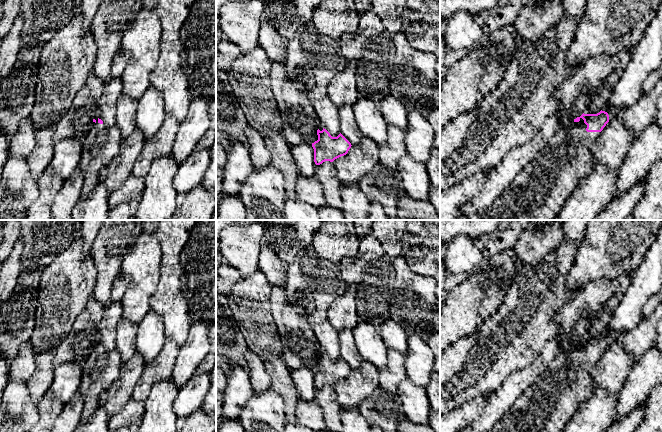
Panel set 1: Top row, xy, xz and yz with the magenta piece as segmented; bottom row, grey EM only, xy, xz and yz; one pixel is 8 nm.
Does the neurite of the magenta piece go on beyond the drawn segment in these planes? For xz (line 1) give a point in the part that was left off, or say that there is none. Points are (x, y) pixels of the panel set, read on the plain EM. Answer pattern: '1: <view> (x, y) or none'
1: xz (315, 362)

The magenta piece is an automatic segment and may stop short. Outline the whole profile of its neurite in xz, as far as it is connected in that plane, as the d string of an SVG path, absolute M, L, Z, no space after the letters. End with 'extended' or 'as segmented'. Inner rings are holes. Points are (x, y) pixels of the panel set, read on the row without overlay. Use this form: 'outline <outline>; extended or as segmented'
outline M321 349L310 366L314 373L316 389L320 389L325 385L333 386L335 383L346 379L352 370L341 357L337 361L332 361Z; extended

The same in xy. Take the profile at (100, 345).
outline M97 340L93 343L93 351L85 357L85 365L81 368L82 376L78 391L84 397L82 420L88 420L99 408L102 392L120 375L122 360L116 348L107 350Z; extended

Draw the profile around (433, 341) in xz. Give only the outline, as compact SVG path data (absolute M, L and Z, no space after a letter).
M440 333L430 335L425 342L434 355L434 371L440 373Z

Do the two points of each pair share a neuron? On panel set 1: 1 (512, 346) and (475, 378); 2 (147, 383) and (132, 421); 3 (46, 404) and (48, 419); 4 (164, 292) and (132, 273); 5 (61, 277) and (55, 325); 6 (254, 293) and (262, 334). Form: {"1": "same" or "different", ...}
{"1": "same", "2": "different", "3": "same", "4": "different", "5": "same", "6": "same"}

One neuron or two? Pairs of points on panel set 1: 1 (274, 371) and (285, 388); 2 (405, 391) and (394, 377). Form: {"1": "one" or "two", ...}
{"1": "one", "2": "two"}

